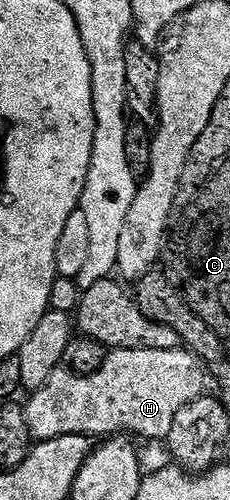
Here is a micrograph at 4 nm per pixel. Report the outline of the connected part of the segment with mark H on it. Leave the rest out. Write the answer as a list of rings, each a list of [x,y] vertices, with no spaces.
[[[187,349],[113,350],[98,373],[76,375],[67,369],[50,373],[46,385],[31,392],[24,416],[36,441],[59,435],[115,437],[125,433],[164,441],[178,409],[205,394],[204,379],[205,368]]]

